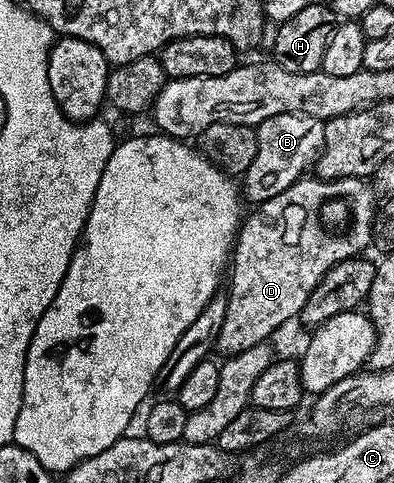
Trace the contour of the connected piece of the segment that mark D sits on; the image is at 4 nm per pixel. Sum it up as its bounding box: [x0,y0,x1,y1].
[216,177,376,357]

